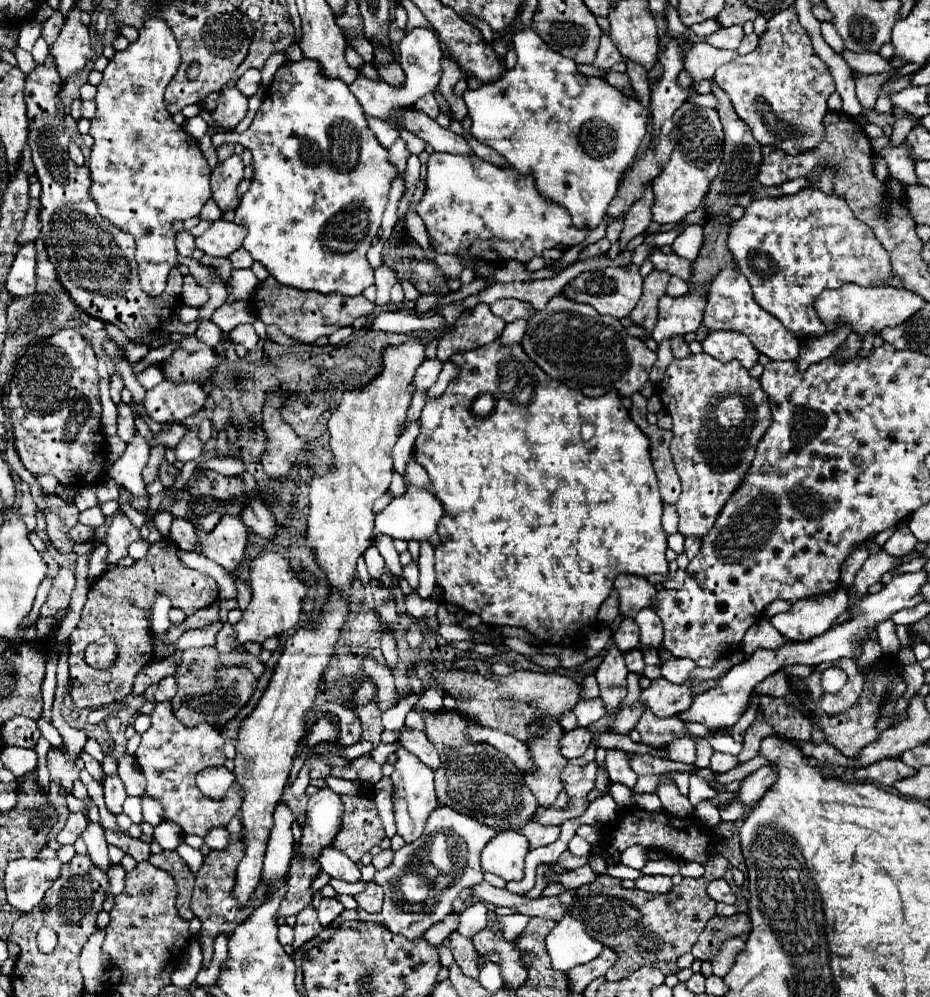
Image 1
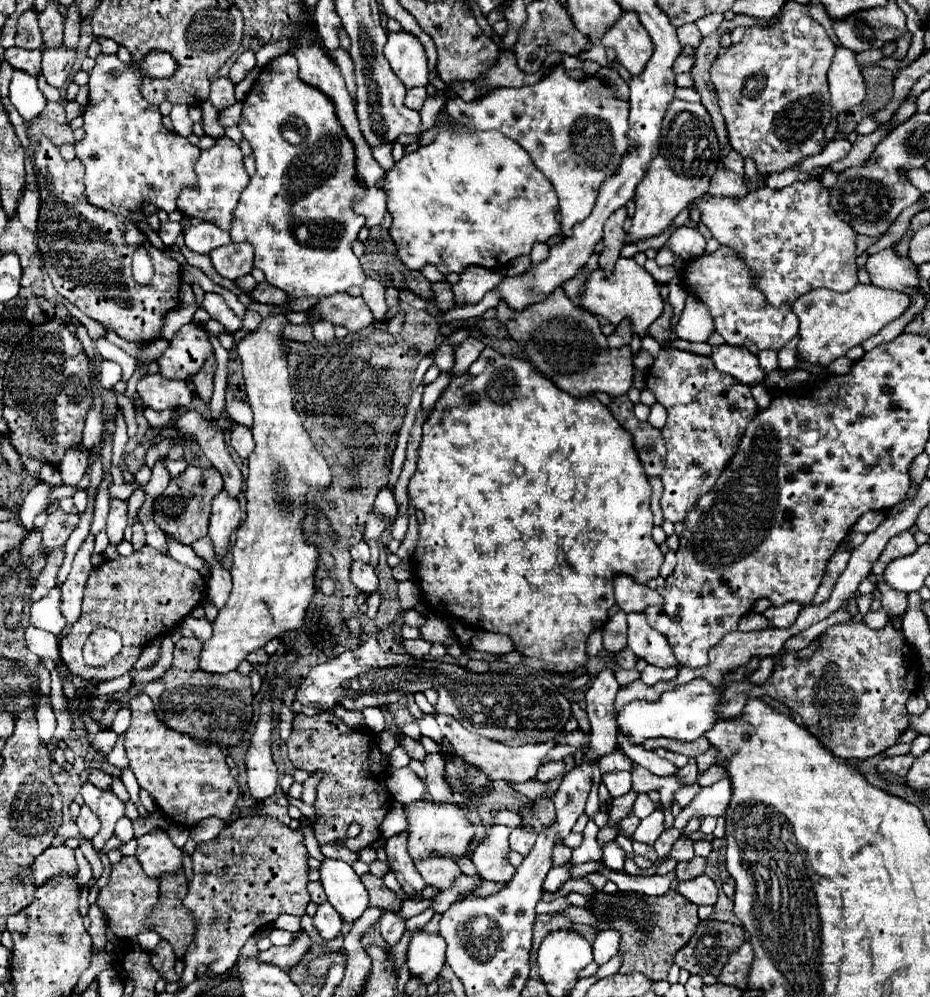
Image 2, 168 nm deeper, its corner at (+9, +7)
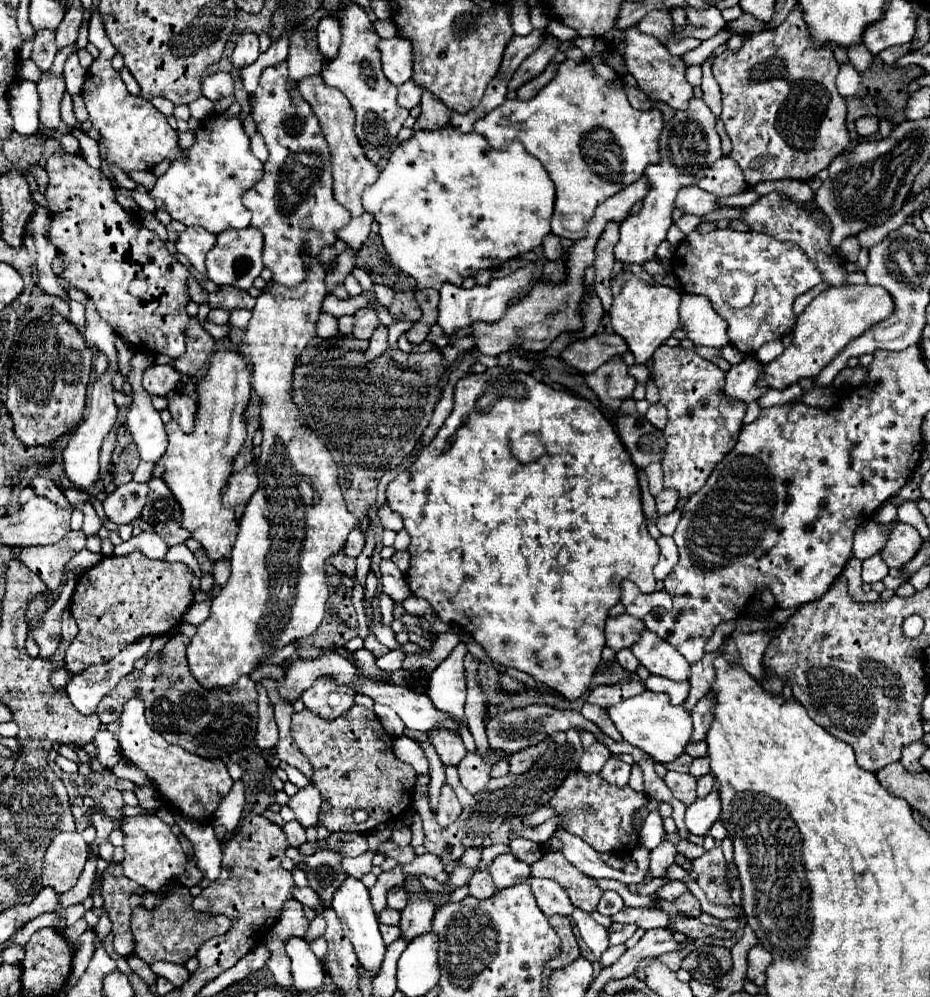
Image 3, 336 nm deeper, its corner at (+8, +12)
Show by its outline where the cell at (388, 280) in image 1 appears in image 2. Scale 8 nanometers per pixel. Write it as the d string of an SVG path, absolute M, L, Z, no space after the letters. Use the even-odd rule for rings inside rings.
M367 279L363 285L361 285L363 293L361 297L365 299L365 303L369 305L371 313L373 313L373 325L379 325L385 321L385 315L387 315L387 303L385 303L385 287L375 281L375 279Z

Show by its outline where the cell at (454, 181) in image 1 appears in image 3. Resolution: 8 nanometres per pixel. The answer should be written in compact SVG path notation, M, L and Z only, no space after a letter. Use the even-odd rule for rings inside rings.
M446 124L446 126L436 128L436 130L420 130L410 140L396 146L396 150L392 152L388 164L380 172L380 178L364 190L362 204L380 222L382 244L386 248L390 260L394 262L394 266L398 266L402 272L416 278L416 288L436 288L436 290L440 290L442 282L446 282L446 280L460 286L466 276L476 276L478 270L492 268L492 266L496 266L496 262L506 262L506 260L510 260L518 254L530 252L534 246L540 246L542 238L550 232L550 218L552 218L552 210L554 210L554 182L550 180L544 166L524 150L522 142L516 140L516 142L510 142L506 148L496 150L488 144L488 140L482 134L476 134L476 132L464 134L458 128Z

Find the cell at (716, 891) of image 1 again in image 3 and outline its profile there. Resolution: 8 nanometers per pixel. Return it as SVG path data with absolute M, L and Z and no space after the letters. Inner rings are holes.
M670 880L666 886L662 886L658 892L656 892L656 898L664 898L664 900L676 900L680 898L682 894L690 892L690 888L686 886L686 882L682 880Z

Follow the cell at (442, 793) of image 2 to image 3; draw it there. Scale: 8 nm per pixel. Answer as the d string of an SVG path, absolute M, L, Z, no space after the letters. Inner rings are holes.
M448 784L442 786L440 800L438 800L438 814L436 814L438 824L440 826L450 826L458 818L460 812L462 812L462 806L460 806L452 786L448 786Z

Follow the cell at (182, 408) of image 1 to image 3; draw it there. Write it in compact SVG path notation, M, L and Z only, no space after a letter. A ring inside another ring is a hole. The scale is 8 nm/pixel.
M166 364L166 366L150 366L144 372L142 378L142 386L150 396L168 396L172 392L176 392L180 388L180 372L174 370L174 366Z

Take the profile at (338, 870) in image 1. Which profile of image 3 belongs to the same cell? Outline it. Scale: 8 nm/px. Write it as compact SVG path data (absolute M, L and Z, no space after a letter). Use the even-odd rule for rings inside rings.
M346 876L346 880L338 886L338 890L334 892L334 898L332 898L332 908L336 910L340 922L342 922L342 928L344 928L344 934L350 938L350 942L354 944L354 952L358 956L358 962L368 968L370 972L378 974L380 970L380 964L384 960L384 952L386 952L386 944L382 942L382 936L378 932L378 918L372 910L372 904L370 904L370 892L368 888L352 878L352 876Z

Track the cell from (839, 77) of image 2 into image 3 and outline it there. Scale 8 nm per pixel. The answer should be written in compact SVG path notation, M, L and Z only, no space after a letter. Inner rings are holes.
M842 62L836 76L836 88L844 98L854 96L862 88L862 74L850 62Z

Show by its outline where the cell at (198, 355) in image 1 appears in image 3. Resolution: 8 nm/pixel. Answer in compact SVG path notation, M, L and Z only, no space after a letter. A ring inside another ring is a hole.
M52 154L46 160L46 172L50 176L46 190L50 212L48 240L56 246L58 258L64 262L58 284L82 290L114 332L132 346L140 346L144 352L165 354L172 360L180 358L186 352L186 326L190 322L184 310L190 302L186 294L188 270L166 250L166 244L152 230L116 202L110 180L102 170L92 168L80 154Z

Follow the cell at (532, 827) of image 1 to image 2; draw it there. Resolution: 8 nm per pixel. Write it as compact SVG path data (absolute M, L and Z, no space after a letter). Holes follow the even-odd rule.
M513 829L511 837L509 837L509 847L525 857L525 855L529 855L529 851L533 849L535 839L537 839L535 833L525 833L525 831L521 831L521 829Z

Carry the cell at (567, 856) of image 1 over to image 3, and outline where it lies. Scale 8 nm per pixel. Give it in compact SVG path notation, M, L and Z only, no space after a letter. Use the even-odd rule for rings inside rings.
M548 852L532 866L534 878L552 878L566 890L572 904L586 912L592 912L602 896L598 886L592 886L592 880L586 878L578 868L570 866L562 852Z

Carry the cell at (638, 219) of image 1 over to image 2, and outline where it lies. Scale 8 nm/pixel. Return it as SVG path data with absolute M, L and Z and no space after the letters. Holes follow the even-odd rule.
M627 209L615 211L607 221L603 229L603 251L599 255L599 269L609 275L621 255L621 247L625 245L625 231L623 231L623 221L627 219Z

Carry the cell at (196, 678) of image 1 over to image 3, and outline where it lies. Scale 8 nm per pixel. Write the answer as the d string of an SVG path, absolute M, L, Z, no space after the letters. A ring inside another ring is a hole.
M184 634L172 636L158 656L148 660L142 670L134 670L134 674L122 678L122 682L100 700L96 714L104 724L110 724L116 720L116 708L122 708L126 700L138 696L146 704L146 720L168 742L200 756L228 758L230 754L248 748L256 738L256 684L248 676L242 676L238 684L228 688L204 688L188 668L186 640L190 638Z

